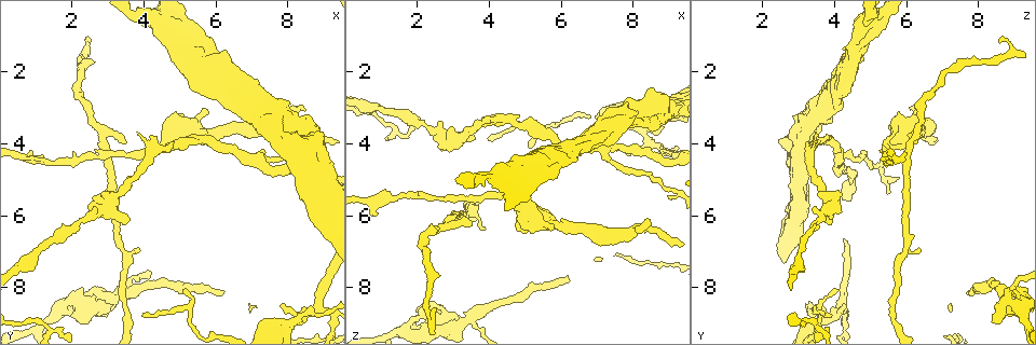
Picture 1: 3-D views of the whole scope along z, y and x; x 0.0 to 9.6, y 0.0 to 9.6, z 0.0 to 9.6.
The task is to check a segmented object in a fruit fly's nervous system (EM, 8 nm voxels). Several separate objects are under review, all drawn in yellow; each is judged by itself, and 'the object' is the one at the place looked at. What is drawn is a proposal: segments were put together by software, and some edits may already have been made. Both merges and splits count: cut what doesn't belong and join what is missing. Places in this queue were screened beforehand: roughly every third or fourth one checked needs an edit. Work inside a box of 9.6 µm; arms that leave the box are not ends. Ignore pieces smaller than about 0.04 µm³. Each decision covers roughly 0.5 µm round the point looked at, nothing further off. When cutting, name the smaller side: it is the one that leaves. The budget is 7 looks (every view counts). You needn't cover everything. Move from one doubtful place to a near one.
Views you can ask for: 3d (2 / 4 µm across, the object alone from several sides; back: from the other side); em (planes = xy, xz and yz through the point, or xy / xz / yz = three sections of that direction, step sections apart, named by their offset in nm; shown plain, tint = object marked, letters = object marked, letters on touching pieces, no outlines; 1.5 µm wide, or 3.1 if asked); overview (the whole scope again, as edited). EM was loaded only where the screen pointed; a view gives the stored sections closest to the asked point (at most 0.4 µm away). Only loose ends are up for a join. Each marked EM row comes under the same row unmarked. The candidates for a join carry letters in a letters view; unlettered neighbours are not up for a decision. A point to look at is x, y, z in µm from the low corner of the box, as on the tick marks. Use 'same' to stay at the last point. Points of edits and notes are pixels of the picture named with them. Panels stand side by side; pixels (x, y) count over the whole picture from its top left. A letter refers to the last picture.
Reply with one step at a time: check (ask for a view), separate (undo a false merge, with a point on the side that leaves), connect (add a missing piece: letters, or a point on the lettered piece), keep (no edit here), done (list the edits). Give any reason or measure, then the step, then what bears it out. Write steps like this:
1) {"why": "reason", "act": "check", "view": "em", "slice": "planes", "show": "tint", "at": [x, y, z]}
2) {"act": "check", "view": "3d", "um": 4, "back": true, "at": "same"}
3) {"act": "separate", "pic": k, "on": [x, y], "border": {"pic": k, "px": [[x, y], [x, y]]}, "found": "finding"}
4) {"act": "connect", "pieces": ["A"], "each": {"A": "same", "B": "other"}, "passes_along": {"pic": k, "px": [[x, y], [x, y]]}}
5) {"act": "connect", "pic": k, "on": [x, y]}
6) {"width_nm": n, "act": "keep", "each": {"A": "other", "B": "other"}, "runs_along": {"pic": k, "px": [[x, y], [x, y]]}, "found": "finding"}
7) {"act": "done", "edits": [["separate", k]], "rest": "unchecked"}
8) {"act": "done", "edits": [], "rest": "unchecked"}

{"why": "narrows sharply", "act": "check", "view": "em", "slice": "planes", "show": "tint", "at": [2.25, 6.20, 3.45]}

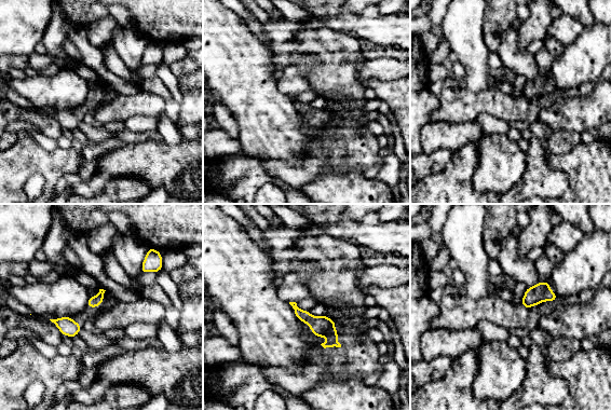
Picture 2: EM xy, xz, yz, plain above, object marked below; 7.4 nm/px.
{"act": "check", "view": "em", "slice": "planes", "show": "letters", "at": "same"}

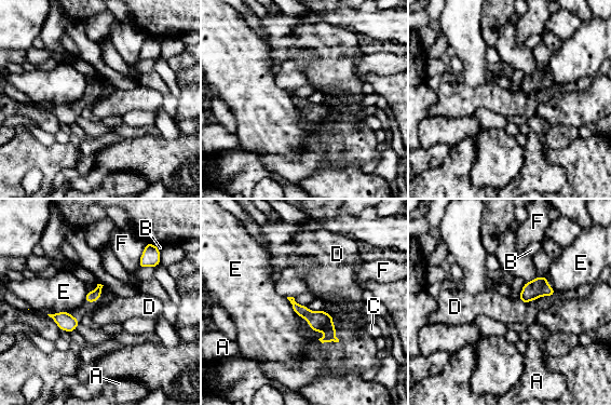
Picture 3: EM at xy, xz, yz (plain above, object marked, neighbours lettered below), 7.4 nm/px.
{"act": "keep", "each": {"A": "other", "B": "other", "C": "other", "D": "other", "E": "other", "F": "other"}, "border": {"pic": 3, "px": [[68, 311], [48, 314]]}, "found": "all the same cell"}

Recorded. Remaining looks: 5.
{"why": "thin neck", "act": "check", "view": "em", "slice": "xy", "step": 8, "show": "letters", "at": [2.55, 4.30, 5.50]}

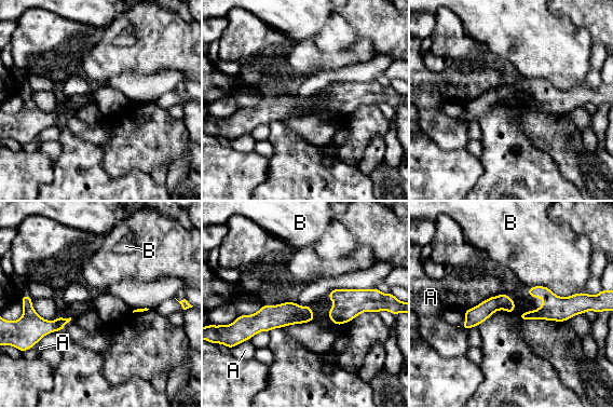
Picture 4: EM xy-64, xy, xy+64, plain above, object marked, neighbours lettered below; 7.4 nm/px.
{"act": "keep", "each": {"A": "other", "B": "other"}, "runs_along": {"pic": 4, "px": [[311, 315], [269, 316], [239, 327]]}, "found": "continuous, no second cell"}

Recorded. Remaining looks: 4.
{"why": "branch stops here", "act": "check", "view": "3d", "um": 4, "at": [8.50, 3.05, 6.10]}

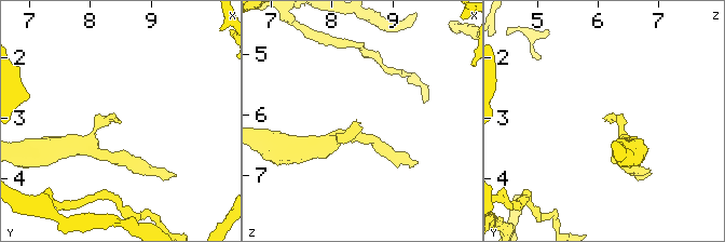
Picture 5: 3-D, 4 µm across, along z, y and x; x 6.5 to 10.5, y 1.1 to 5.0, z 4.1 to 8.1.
{"why": "now the EM", "act": "check", "view": "em", "slice": "planes", "show": "letters", "at": [8.50, 3.05, 6.15]}

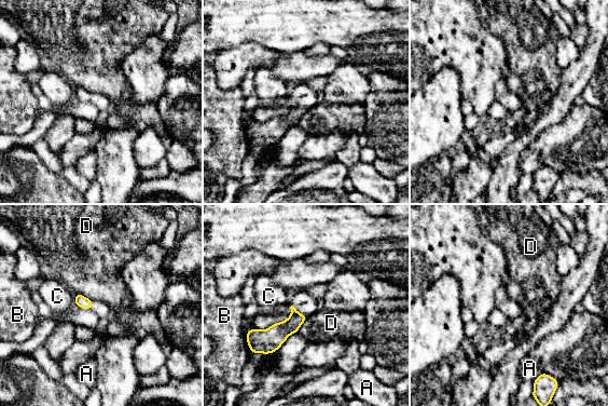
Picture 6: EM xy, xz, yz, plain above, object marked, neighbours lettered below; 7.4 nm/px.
{"act": "keep", "each": {"A": "other", "B": "other", "C": "other", "D": "other"}, "border": {"pic": 6, "px": [[74, 294], [81, 294], [92, 300]]}, "found": "no lettered piece goes on from it"}

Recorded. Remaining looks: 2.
{"act": "done", "edits": [], "rest": "unchecked"}

